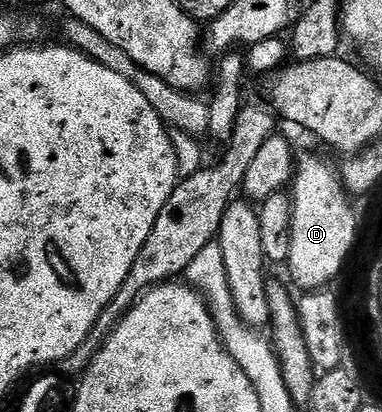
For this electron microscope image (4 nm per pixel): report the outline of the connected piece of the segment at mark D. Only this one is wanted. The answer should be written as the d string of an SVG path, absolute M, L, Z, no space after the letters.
M306 154L297 159L296 173L292 183L292 197L294 208L292 214L292 252L288 269L290 269L289 281L295 287L299 286L299 291L313 292L329 287L330 281L341 272L342 266L347 265L348 247L353 237L354 221L351 213L354 208L351 195L345 186L337 169L334 170L318 154Z

